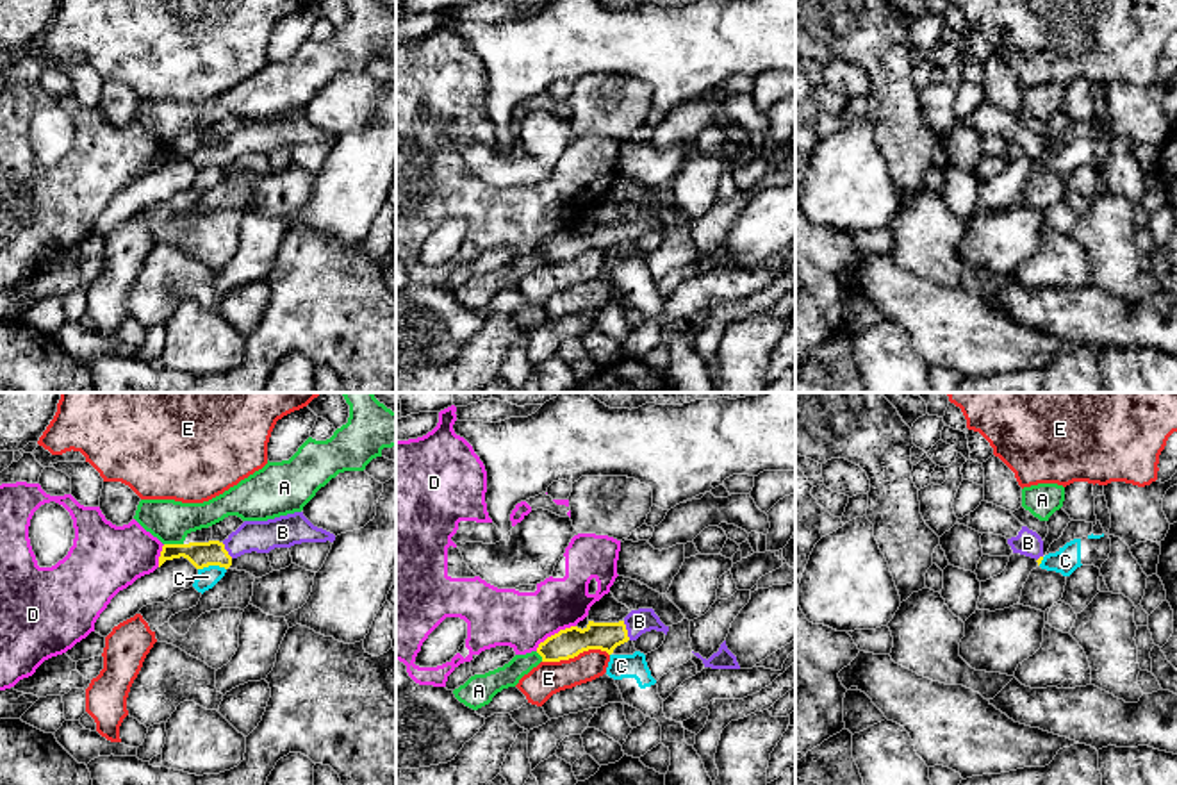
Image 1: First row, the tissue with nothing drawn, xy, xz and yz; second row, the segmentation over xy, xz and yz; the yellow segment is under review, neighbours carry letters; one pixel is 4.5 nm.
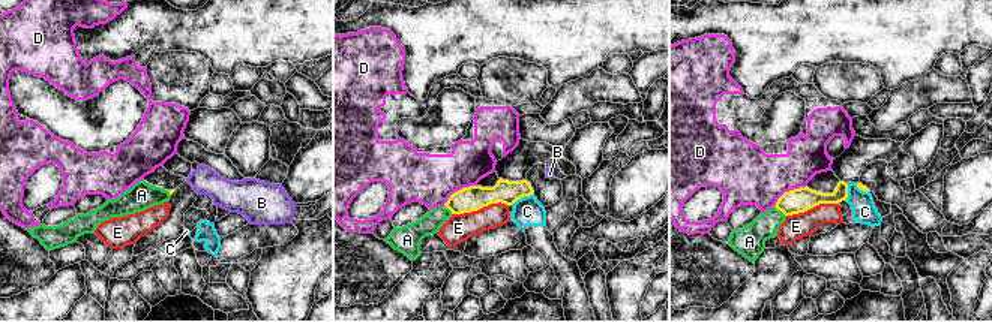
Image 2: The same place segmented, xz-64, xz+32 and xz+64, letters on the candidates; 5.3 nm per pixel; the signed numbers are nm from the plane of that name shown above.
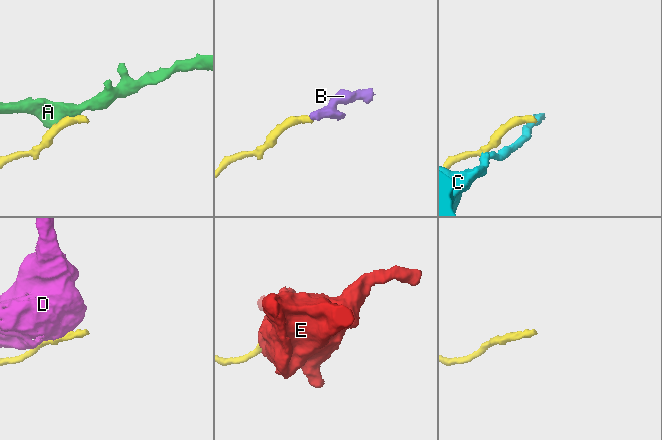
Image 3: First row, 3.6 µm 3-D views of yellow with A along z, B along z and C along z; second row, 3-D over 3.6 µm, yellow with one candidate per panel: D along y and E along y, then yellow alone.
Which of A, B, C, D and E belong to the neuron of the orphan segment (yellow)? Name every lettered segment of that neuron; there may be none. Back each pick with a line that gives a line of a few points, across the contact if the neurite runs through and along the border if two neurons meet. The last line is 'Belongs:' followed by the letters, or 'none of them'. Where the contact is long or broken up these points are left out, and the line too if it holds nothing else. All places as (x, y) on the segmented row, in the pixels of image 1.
B: xz (573, 641), (626, 630), (639, 621)
Belongs: B

